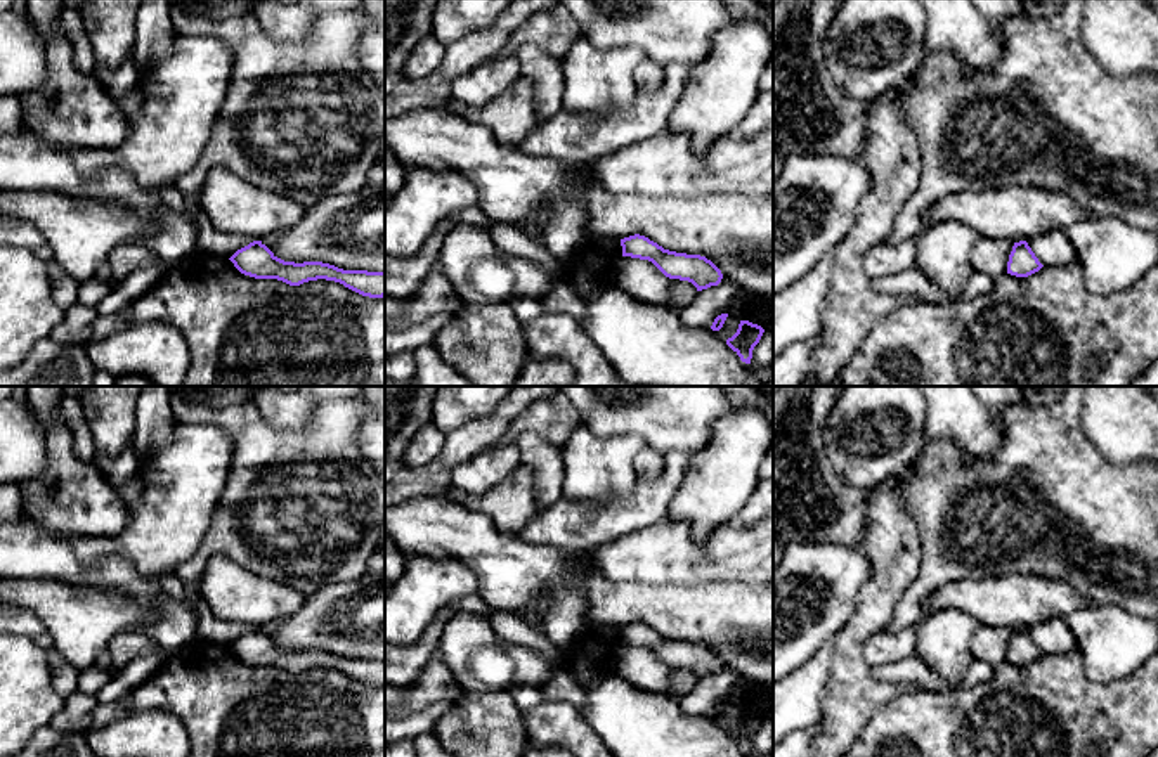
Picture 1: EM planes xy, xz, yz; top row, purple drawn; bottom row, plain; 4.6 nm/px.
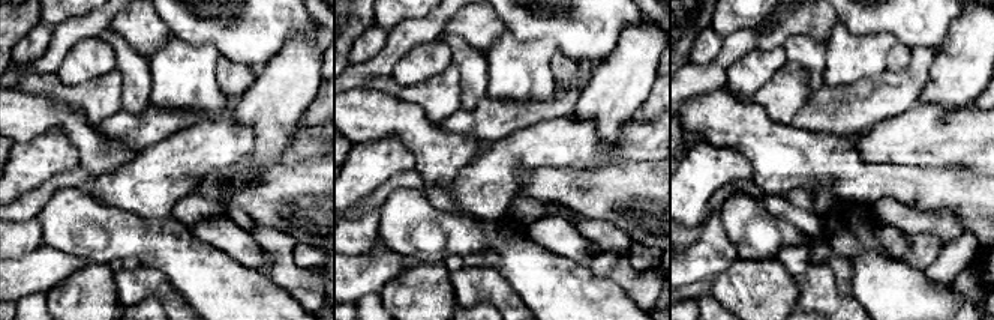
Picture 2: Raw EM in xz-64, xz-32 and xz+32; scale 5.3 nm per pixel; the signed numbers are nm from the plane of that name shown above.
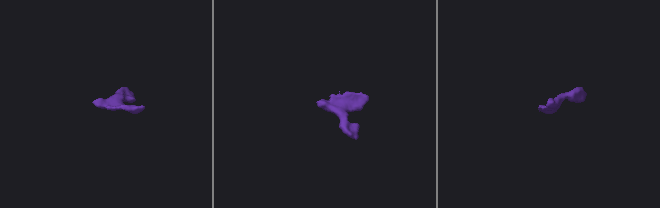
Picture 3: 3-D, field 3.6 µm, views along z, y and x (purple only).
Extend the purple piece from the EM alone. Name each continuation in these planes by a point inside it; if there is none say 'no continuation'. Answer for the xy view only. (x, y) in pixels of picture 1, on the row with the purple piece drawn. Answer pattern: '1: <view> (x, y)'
no continuation

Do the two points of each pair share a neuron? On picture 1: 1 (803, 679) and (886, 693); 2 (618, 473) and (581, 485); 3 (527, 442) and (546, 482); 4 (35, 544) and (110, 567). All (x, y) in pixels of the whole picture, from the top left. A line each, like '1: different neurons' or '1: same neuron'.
1: different neurons
2: same neuron
3: same neuron
4: same neuron

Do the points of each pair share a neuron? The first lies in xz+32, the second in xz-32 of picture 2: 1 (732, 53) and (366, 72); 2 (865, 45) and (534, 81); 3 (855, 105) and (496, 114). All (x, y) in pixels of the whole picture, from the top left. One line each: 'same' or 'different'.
1: same
2: same
3: same

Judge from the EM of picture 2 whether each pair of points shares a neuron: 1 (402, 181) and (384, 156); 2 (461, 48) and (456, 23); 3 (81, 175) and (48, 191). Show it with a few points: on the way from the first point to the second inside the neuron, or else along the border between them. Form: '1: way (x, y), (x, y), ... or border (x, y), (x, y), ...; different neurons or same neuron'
1: border (414, 167), (387, 179), (368, 194); different neurons
2: border (444, 32), (461, 35), (485, 54); different neurons
3: way (74, 179), (56, 184); same neuron

